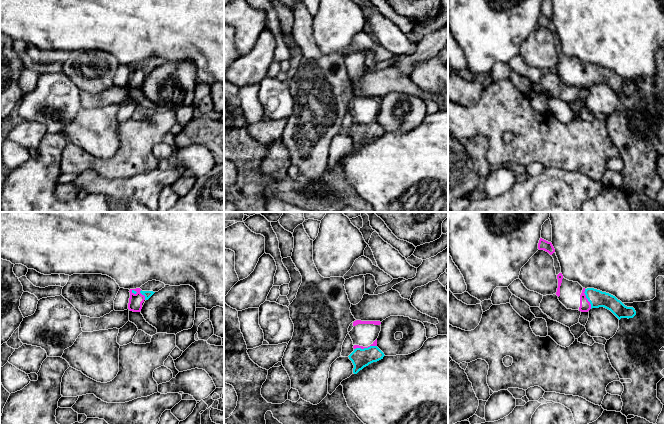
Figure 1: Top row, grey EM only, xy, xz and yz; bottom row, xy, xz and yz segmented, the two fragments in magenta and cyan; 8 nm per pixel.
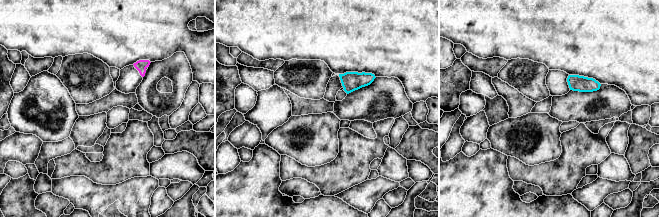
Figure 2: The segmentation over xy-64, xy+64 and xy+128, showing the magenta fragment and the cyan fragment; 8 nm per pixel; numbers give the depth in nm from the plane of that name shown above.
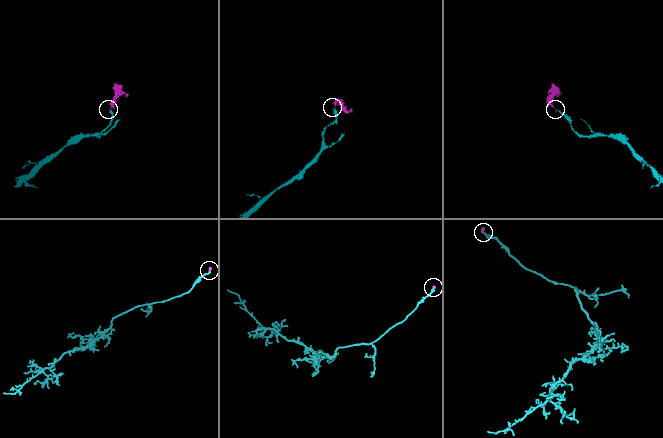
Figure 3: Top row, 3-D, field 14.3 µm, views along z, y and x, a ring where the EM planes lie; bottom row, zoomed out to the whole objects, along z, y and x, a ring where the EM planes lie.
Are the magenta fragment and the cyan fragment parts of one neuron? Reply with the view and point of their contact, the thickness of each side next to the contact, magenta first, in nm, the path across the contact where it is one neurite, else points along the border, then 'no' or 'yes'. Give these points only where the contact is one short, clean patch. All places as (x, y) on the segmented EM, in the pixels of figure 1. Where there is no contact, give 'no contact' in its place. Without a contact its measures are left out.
meets magenta in xz at (365, 347); 30 nm thick on the magenta side, 150 nm on the other; runs through xz (375, 342), (371, 346), (365, 347), (365, 353), (360, 358); yes

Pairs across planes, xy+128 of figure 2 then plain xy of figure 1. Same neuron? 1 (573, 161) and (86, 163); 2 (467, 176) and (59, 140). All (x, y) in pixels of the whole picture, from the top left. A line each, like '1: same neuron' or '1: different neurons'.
1: same neuron
2: same neuron

